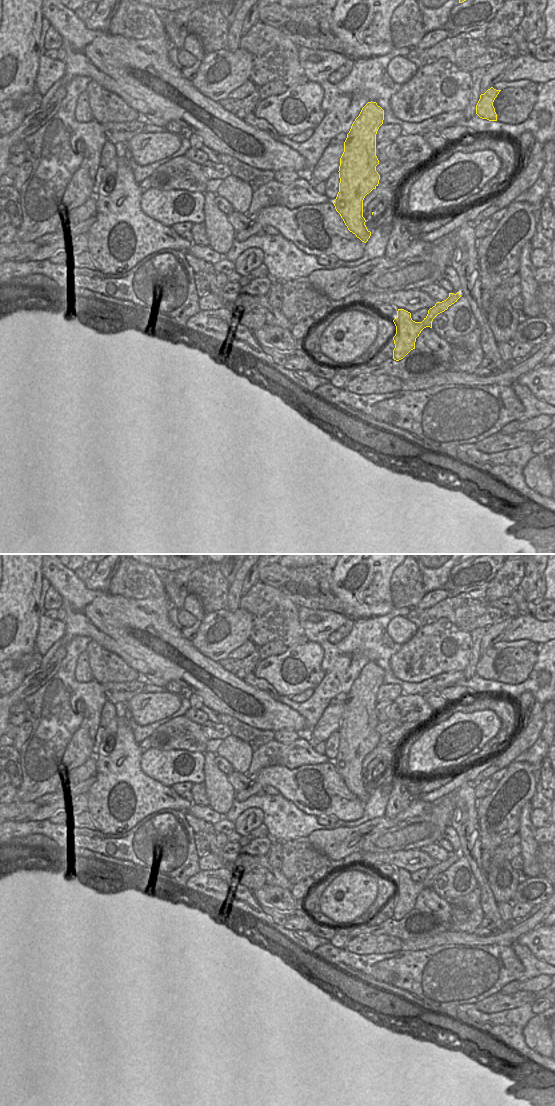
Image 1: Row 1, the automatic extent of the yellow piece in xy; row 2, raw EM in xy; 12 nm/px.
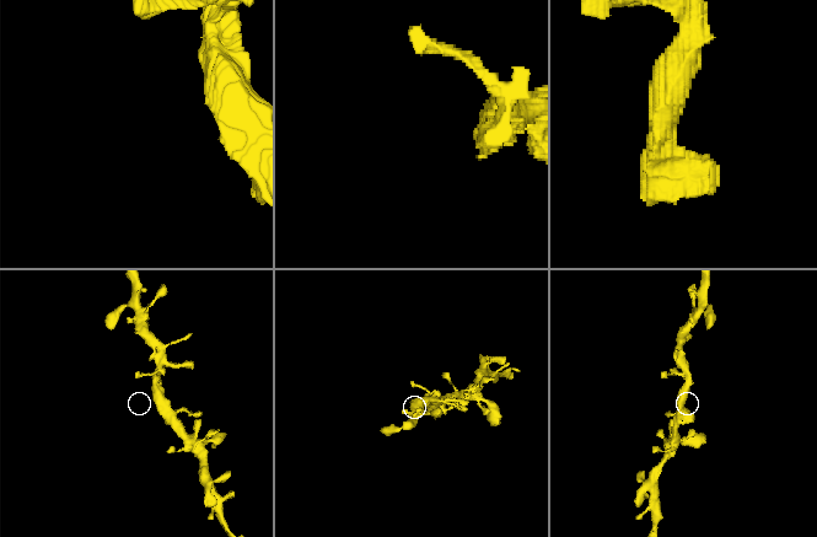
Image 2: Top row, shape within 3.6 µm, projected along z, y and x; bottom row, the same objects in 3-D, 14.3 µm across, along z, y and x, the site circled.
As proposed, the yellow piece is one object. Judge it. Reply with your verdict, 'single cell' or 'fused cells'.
fused cells

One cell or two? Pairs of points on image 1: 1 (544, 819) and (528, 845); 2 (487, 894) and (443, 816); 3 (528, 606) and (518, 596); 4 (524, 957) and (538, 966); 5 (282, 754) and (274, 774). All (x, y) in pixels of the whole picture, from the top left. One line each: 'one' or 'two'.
1: two
2: two
3: one
4: one
5: two

